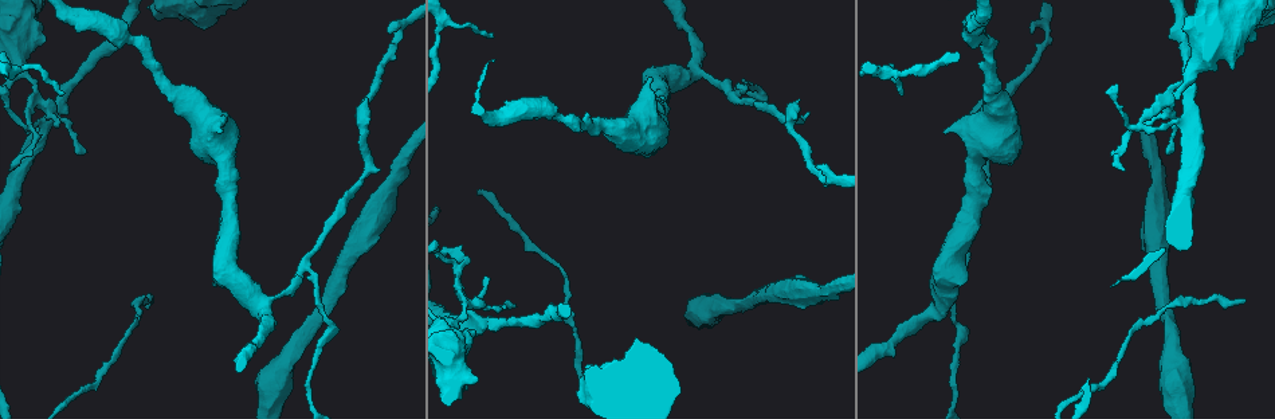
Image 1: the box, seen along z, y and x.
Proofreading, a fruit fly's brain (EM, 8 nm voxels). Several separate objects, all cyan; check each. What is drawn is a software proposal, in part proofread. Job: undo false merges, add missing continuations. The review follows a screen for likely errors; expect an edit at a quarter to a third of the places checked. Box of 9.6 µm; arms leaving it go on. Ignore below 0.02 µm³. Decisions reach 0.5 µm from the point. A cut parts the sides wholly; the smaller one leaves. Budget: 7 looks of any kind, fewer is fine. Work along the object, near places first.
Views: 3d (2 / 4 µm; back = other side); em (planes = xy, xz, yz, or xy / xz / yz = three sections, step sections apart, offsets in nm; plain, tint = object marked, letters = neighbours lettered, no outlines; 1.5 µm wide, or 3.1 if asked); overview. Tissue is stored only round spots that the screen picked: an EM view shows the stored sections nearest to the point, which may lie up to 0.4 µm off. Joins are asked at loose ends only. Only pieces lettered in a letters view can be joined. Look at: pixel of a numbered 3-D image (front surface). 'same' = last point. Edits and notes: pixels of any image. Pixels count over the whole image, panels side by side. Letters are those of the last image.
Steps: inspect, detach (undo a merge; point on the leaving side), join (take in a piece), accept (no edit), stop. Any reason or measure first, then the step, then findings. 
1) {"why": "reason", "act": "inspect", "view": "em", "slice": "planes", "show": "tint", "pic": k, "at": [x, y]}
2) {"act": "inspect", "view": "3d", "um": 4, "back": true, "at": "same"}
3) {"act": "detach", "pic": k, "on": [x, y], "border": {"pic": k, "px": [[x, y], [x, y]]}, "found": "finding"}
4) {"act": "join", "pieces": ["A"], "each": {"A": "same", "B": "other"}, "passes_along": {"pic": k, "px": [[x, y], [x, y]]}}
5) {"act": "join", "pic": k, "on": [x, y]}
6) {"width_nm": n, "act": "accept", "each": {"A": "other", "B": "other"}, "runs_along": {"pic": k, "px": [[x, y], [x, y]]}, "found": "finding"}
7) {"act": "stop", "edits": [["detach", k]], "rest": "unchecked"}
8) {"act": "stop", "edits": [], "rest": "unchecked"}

{"act": "inspect", "view": "3d", "um": 4, "back": true, "pic": 1, "at": [84, 150]}

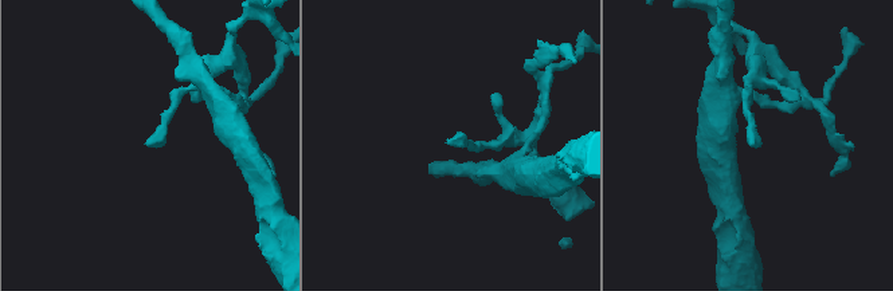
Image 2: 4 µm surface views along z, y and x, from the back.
{"act": "inspect", "view": "em", "slice": "xy", "step": 8, "show": "tint", "pic": 2, "at": [150, 142]}

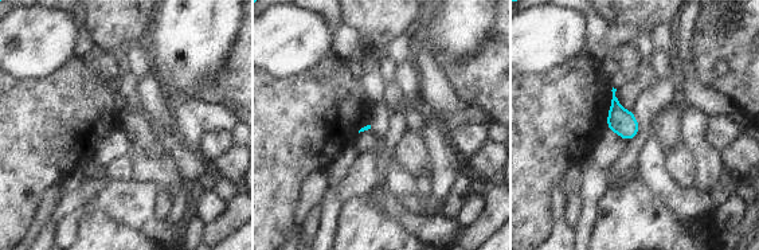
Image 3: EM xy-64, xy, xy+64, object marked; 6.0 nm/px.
{"act": "inspect", "view": "em", "slice": "planes", "show": "letters", "at": "same"}

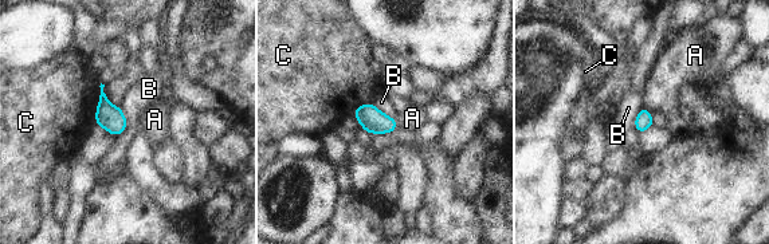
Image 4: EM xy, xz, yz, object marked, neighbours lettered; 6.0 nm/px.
{"width_nm": 110, "act": "accept", "each": {"A": "other", "B": "other", "C": "other"}, "border": {"pic": 4, "px": [[118, 106], [128, 126], [116, 137]]}, "found": "no lettered piece goes on from it"}

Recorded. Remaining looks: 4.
{"why": "free end", "act": "inspect", "view": "3d", "um": 2, "pic": 1, "at": [492, 33]}

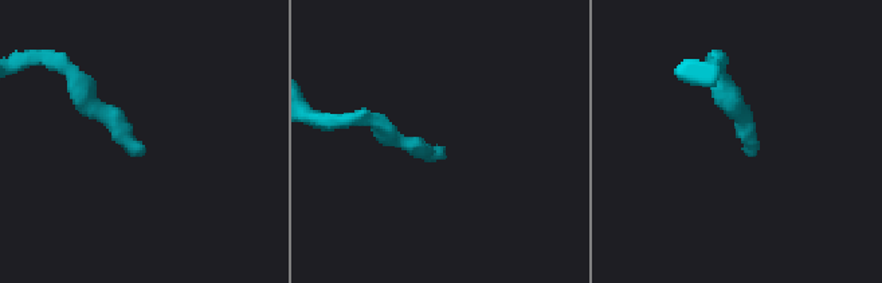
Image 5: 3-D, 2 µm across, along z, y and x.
{"why": "shape alone is not enough", "act": "inspect", "view": "em", "slice": "xz", "step": 4, "show": "letters", "pic": 5, "at": [747, 155]}

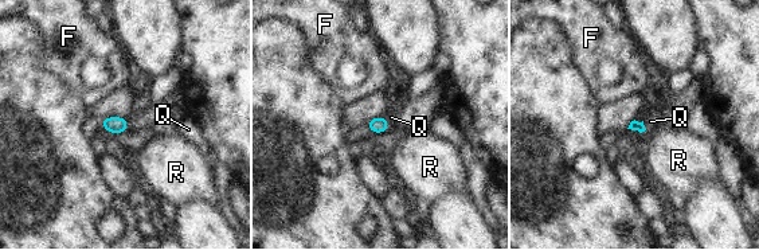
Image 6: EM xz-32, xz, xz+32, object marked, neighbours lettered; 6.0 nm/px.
{"why": "cut it another way", "act": "inspect", "view": "em", "slice": "planes", "show": "letters", "at": "same"}

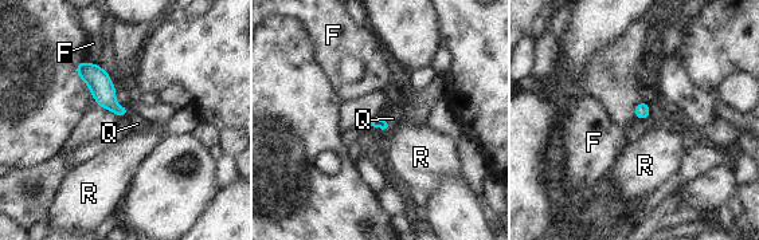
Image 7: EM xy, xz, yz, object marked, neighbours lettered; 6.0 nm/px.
{"longest_contact_nm": ["F", 80], "act": "join", "pieces": ["Q"], "each": {"F": "other", "Q": "same", "R": "other"}, "passes_along": {"pic": 7, "px": [[376, 122], [386, 122], [392, 118]]}, "found": "it goes on there"}

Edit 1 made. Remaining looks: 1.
{"act": "stop", "edits": [["join", 7]], "rest": "unchecked"}

